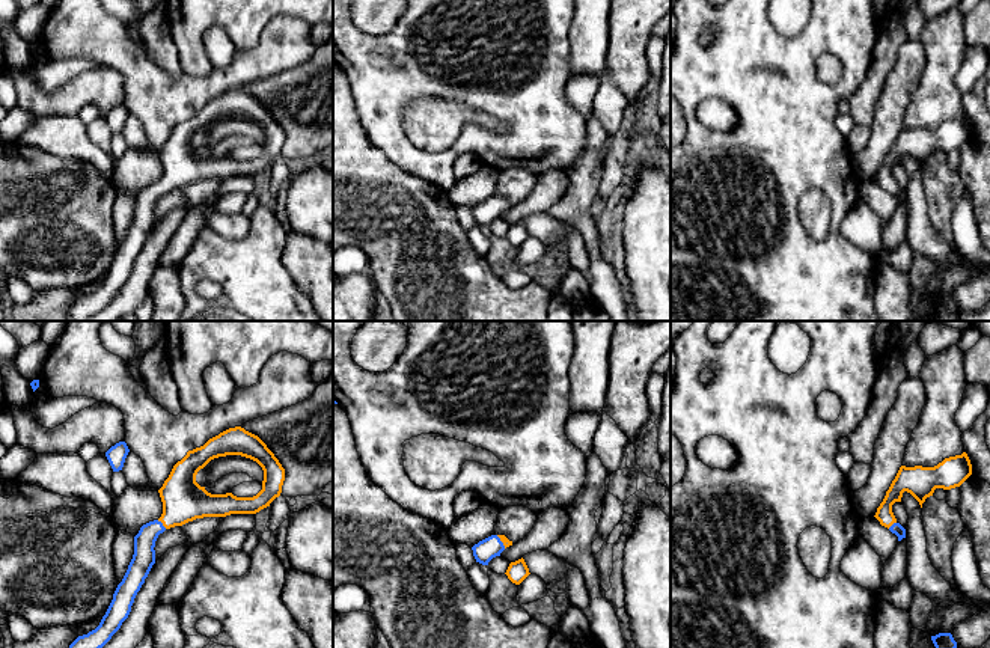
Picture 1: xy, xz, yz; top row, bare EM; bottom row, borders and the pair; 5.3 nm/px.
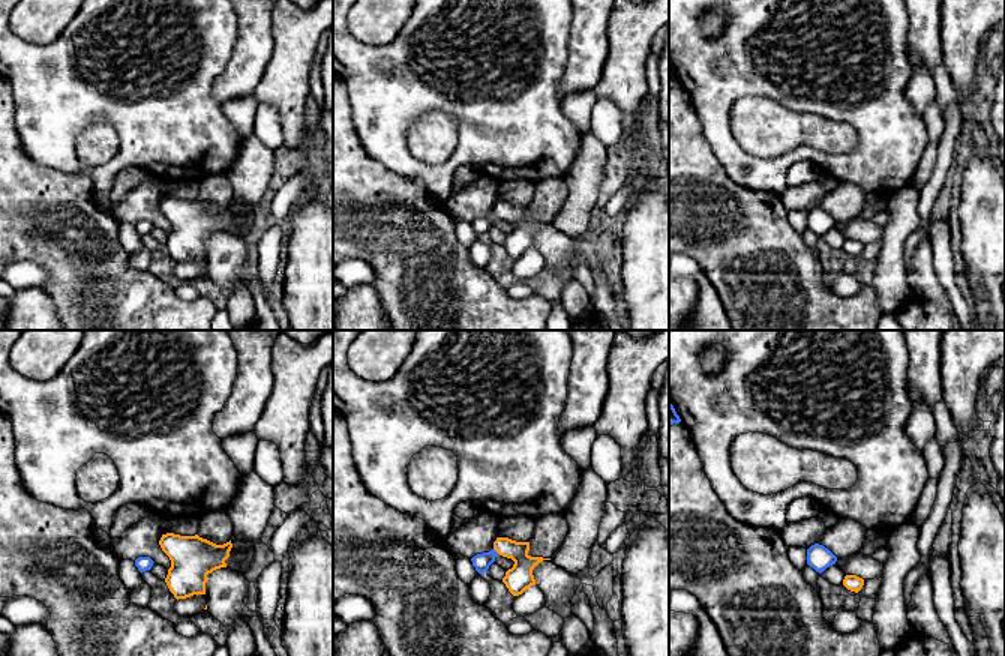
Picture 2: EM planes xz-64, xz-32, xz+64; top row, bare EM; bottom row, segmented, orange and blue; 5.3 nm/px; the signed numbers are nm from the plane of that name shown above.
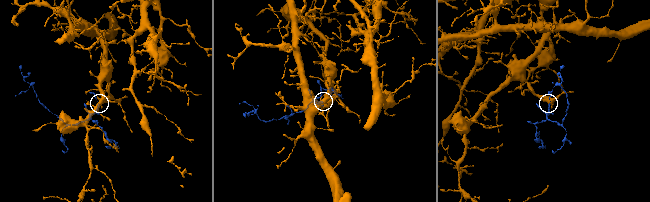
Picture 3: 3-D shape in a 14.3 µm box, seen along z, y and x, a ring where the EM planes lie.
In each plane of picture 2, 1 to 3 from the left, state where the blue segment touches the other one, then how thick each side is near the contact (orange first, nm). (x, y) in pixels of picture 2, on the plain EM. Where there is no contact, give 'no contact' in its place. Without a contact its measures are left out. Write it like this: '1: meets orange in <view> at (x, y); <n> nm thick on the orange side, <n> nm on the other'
1: no contact
2: meets orange in xz-32 at (497, 215); 140 nm thick on the orange side, 90 nm on the other
3: no contact

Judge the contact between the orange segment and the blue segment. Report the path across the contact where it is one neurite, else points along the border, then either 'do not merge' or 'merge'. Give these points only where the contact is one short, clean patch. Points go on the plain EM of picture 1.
across xy (184, 163), (161, 184), (146, 199), (143, 220) | merge

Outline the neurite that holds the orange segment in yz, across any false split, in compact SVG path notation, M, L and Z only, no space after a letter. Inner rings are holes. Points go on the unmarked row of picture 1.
M966 115L945 121L934 130L901 128L874 179L901 203L906 200L906 191L897 184L892 167L901 164L904 154L910 155L922 170L936 151L960 149L970 137L972 127Z

